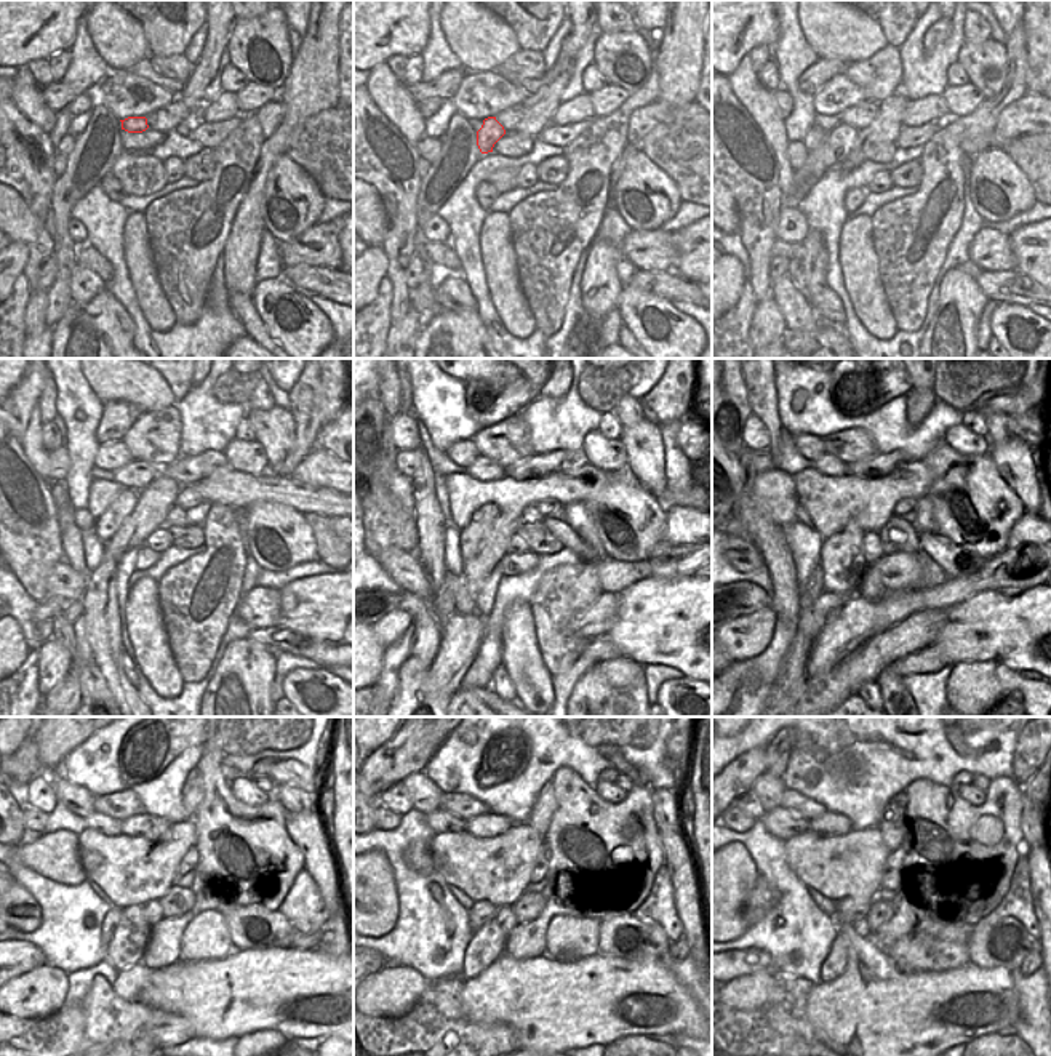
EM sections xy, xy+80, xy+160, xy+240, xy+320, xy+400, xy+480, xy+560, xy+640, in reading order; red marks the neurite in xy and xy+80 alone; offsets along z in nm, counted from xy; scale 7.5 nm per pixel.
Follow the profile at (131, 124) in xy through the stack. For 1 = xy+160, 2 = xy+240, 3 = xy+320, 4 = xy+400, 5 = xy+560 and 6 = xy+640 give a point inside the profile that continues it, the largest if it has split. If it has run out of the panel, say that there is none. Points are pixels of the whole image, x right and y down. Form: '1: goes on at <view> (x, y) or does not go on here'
1: goes on at xy+160 (837, 146)
2: goes on at xy+240 (107, 525)
3: goes on at xy+320 (471, 548)
4: goes on at xy+400 (837, 578)
5: goes on at xy+560 (487, 946)
6: goes on at xy+640 (835, 962)

